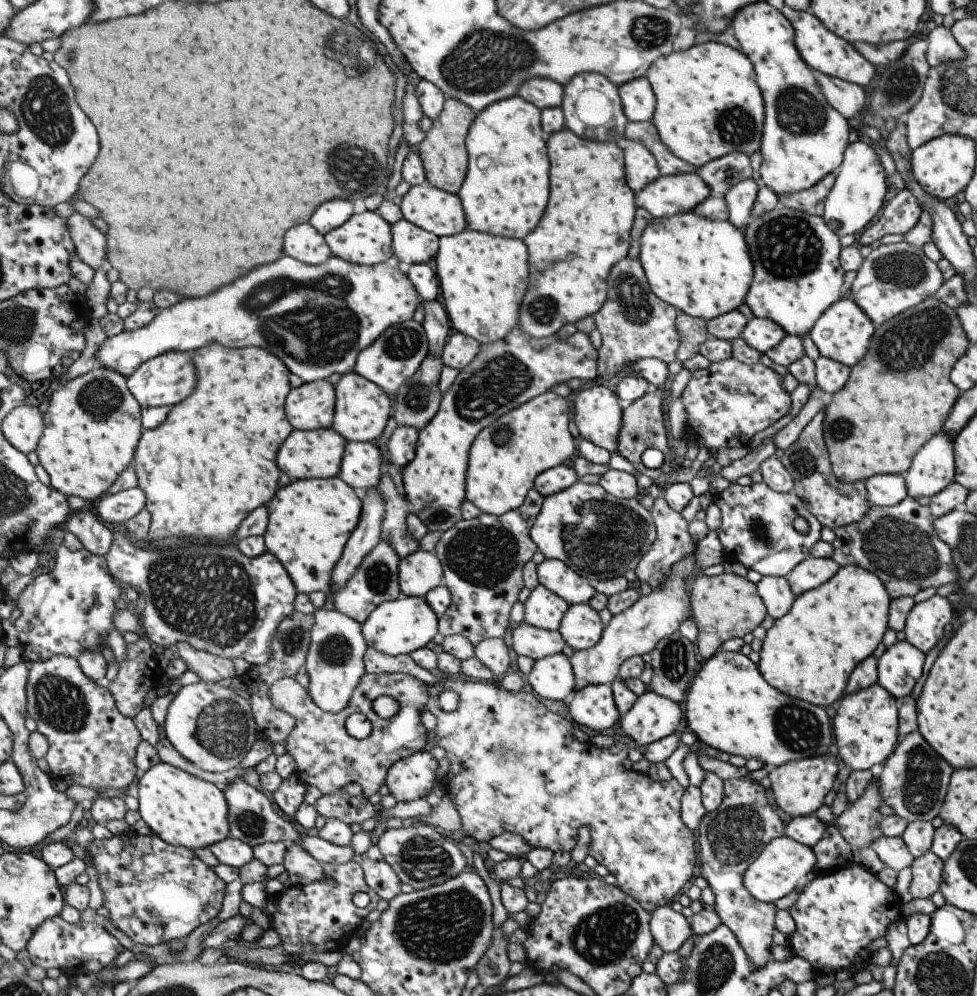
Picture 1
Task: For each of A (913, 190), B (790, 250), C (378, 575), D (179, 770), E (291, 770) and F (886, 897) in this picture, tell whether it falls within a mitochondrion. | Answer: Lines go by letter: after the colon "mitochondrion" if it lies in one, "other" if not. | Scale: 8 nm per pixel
A: other
B: mitochondrion
C: mitochondrion
D: other
E: other
F: other

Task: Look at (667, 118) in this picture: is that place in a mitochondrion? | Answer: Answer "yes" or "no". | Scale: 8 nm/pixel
no

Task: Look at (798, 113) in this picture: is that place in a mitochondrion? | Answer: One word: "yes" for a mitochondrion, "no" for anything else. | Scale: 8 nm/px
yes

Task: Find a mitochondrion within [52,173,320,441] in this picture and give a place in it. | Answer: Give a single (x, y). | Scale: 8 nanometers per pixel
(100, 398)

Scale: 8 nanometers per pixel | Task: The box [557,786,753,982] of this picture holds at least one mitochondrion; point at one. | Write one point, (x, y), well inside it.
(602, 937)

